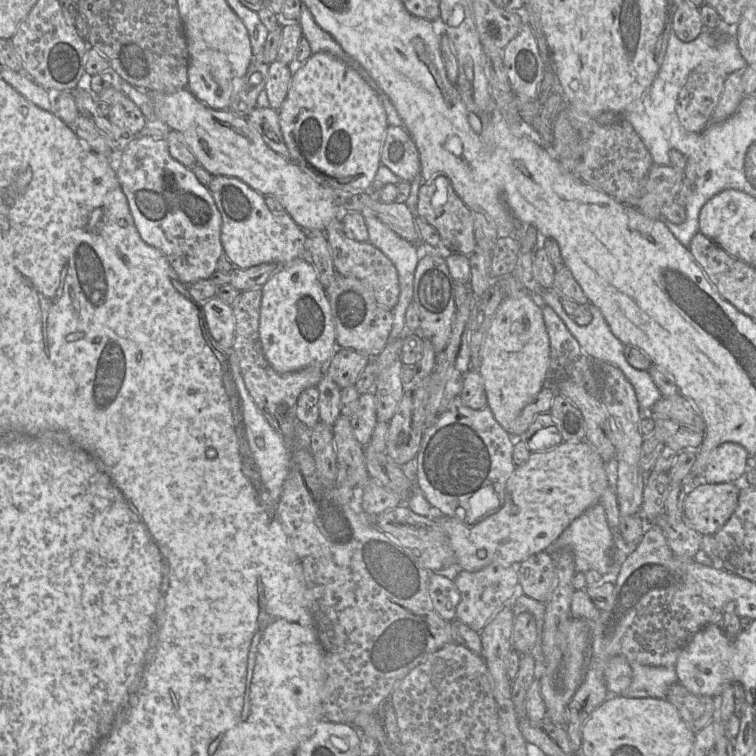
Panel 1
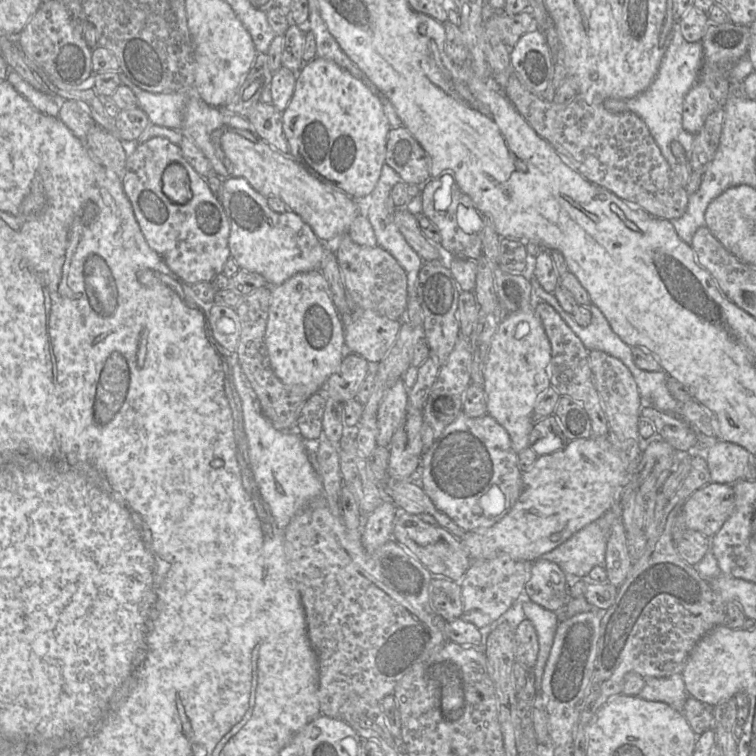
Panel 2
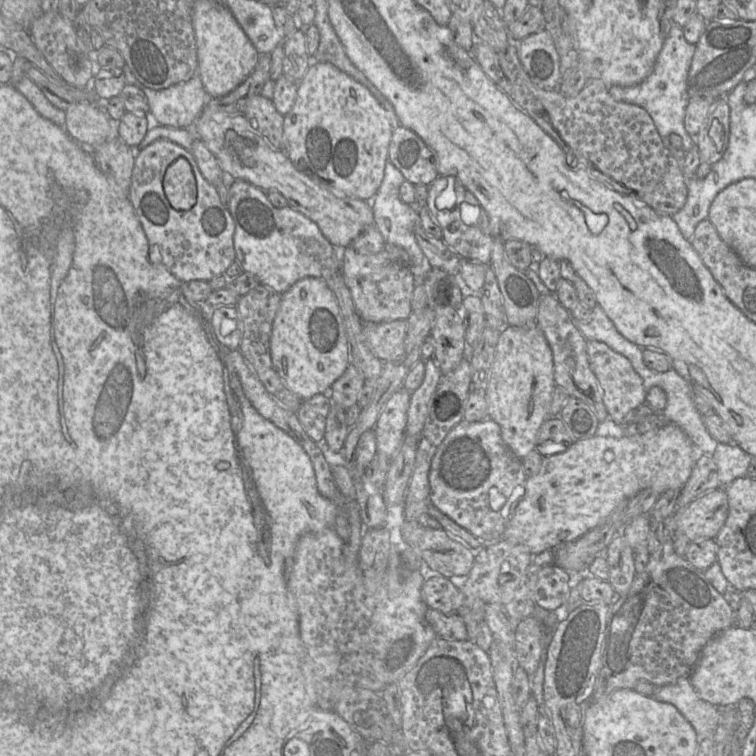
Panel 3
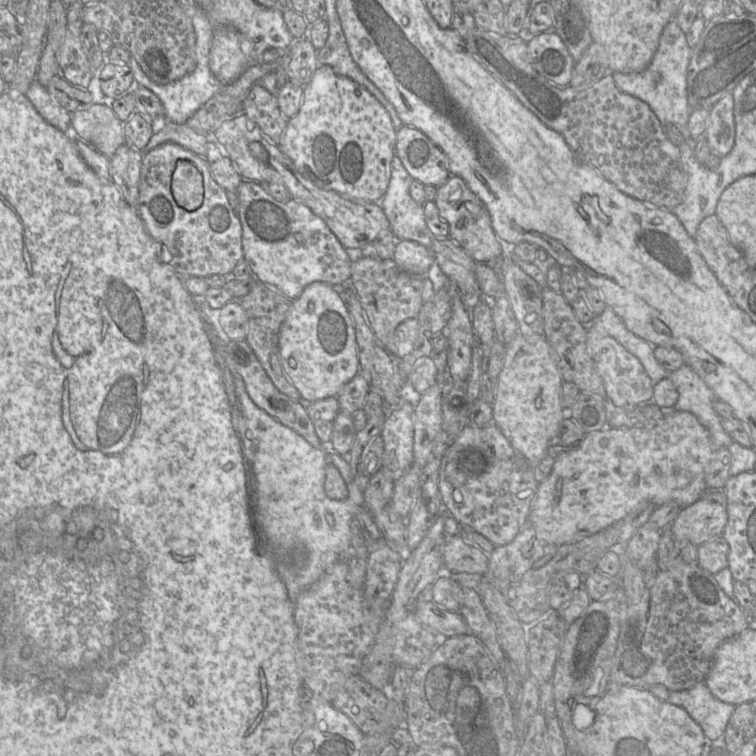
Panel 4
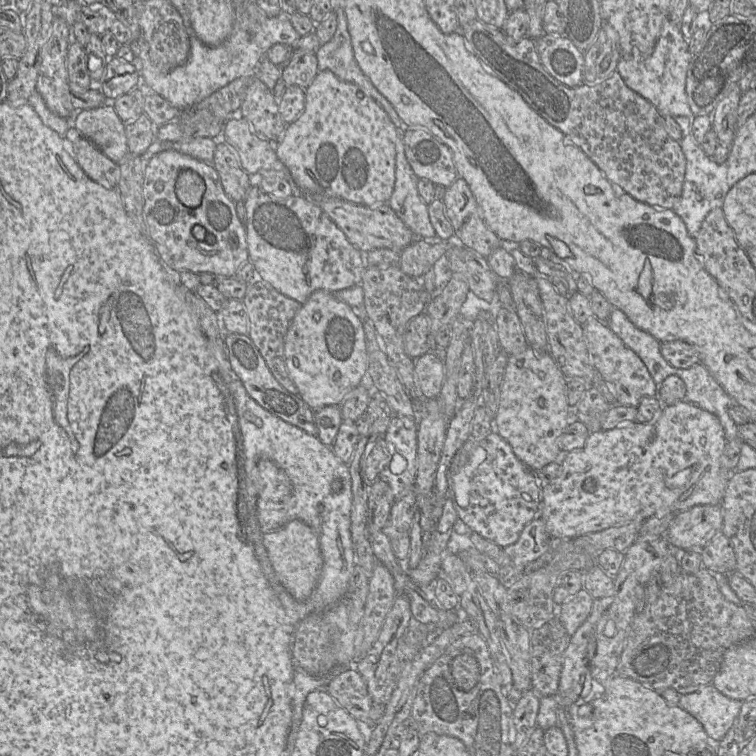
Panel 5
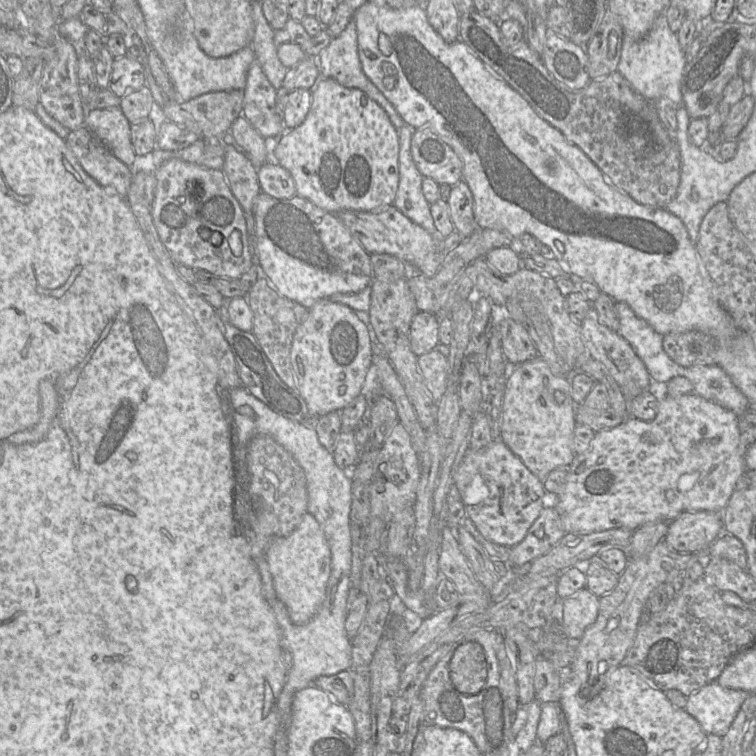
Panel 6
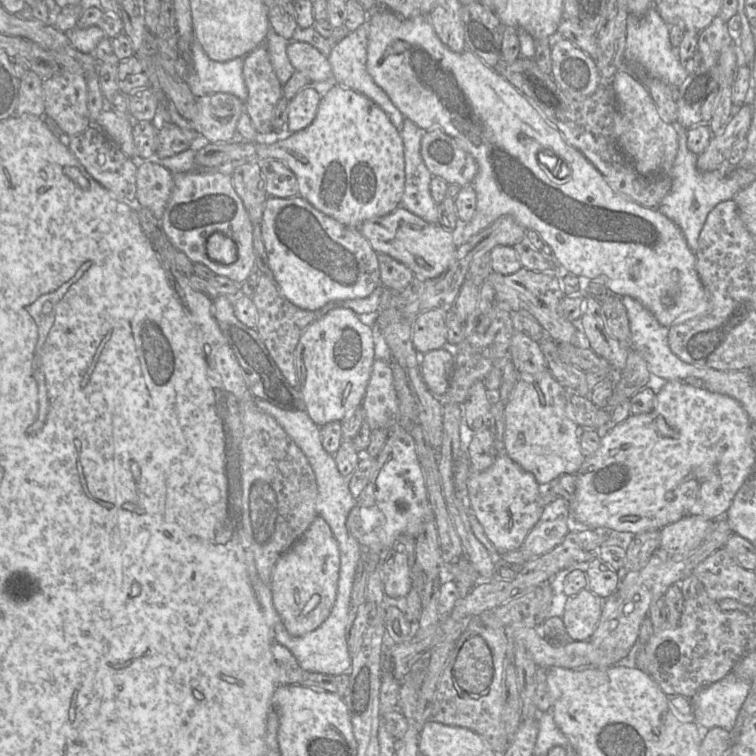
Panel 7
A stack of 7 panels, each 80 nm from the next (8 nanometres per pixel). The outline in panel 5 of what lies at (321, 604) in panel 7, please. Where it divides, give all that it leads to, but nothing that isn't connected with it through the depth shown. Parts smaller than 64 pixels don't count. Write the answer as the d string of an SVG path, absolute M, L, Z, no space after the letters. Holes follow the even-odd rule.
M296 519L265 533L263 544L279 583L296 601L306 601L314 591L323 567L319 538L314 530Z

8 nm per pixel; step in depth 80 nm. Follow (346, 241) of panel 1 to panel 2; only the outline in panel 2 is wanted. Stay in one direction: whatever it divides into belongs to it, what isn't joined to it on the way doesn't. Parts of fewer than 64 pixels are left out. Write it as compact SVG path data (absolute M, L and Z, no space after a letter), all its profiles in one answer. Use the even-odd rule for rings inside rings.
M348 234L341 236L332 246L341 269L347 294L364 309L370 309L391 320L405 320L408 303L407 275L397 260L380 246L362 246L351 240Z

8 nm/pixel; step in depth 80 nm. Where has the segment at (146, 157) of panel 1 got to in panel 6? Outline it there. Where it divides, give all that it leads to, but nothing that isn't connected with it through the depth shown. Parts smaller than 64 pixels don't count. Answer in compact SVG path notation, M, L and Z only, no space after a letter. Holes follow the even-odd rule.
M172 158L155 171L155 177L151 214L160 240L174 263L193 270L206 270L222 278L240 279L253 265L252 254L245 212L231 192L224 172ZM193 182L201 187L198 195L191 194L188 189L188 183ZM201 228L221 233L222 243L215 246L210 240L203 239L199 234ZM234 230L241 234L243 250L240 256L235 256L229 246L229 236Z

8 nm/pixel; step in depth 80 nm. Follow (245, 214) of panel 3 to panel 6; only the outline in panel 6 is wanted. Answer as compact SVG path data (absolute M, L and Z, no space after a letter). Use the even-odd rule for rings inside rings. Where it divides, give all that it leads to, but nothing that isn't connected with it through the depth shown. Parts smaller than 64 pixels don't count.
M262 191L254 201L252 212L256 221L254 237L256 255L264 273L282 296L309 309L318 300L329 298L335 293L360 292L374 280L371 254L354 238L336 214L323 210L299 195L277 199Z

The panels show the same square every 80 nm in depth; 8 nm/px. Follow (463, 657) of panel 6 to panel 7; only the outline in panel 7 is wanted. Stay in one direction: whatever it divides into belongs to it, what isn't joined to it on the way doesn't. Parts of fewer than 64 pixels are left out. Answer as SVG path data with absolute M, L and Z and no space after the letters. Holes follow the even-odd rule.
M473 635L462 645L453 665L453 677L467 695L480 694L490 687L493 678L493 655L488 642Z

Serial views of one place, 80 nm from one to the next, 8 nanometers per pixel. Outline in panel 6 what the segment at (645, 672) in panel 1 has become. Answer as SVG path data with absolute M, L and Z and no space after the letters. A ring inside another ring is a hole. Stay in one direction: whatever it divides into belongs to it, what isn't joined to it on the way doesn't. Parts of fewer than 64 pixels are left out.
M715 681L688 696L685 710L699 722L706 734L724 737L749 695L750 693L744 690L724 688Z

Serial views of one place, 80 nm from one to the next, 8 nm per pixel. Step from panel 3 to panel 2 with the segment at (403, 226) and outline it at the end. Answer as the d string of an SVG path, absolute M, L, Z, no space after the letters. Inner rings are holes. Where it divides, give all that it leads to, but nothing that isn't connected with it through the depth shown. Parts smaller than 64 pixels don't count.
M384 164L379 180L373 191L357 201L360 214L367 217L370 221L377 240L377 245L389 252L404 269L407 275L407 291L409 296L417 296L416 281L424 260L409 245L394 223L394 213L397 207L391 199L391 190L397 183L403 182L401 177L388 164Z

